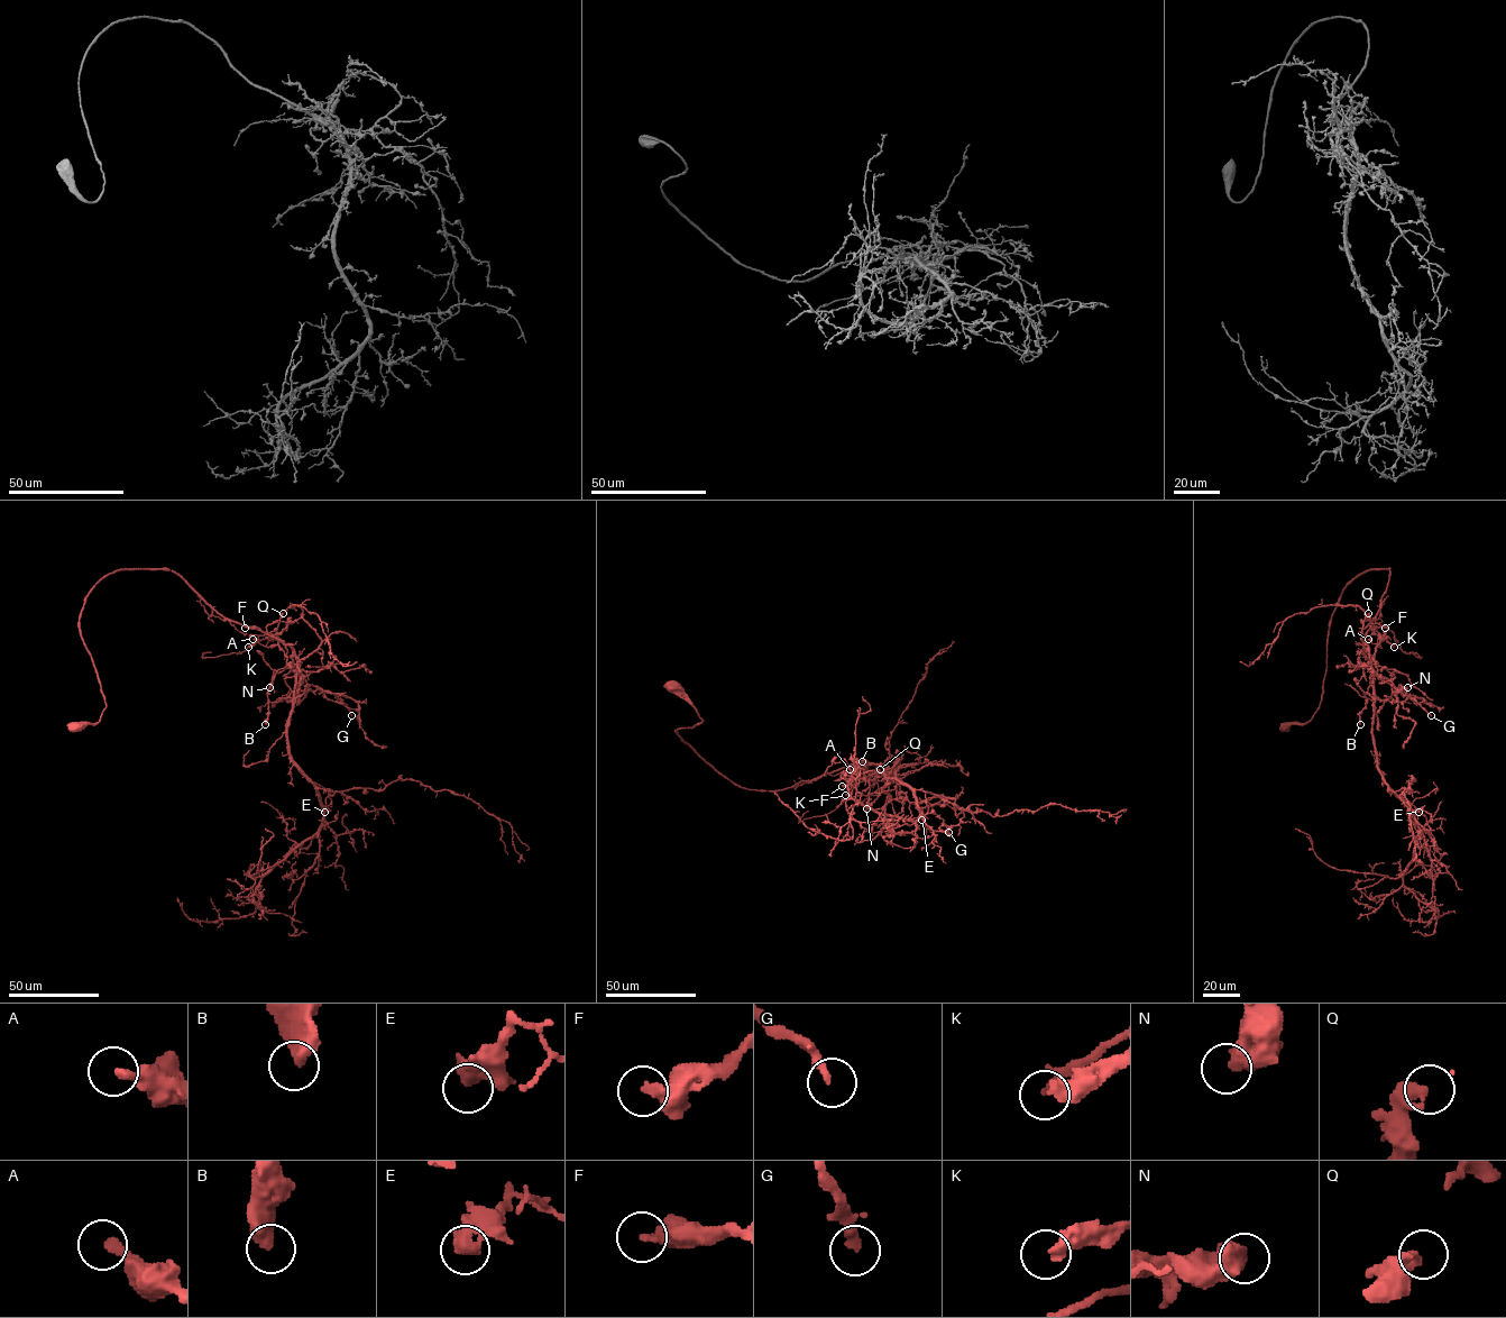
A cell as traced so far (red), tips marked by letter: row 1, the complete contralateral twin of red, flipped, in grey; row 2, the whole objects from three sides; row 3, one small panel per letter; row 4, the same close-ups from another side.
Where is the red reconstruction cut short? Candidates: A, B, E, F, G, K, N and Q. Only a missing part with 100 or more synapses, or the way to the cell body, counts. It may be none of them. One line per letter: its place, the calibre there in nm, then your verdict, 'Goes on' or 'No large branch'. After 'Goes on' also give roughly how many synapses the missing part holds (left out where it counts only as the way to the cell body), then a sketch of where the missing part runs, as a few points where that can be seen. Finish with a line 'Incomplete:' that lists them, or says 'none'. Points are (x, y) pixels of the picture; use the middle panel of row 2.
A: Place: (850, 769). Thickness 280 nm. No large branch
B: Place: (862, 761). Thickness 480 nm. No large branch
E: Place: (921, 820). Thickness 500 nm. No large branch
F: Place: (842, 786). Thickness 320 nm. No large branch
G: Place: (948, 832). Thickness 180 nm. No large branch
K: Place: (845, 795). Thickness 380 nm. No large branch
N: Place: (866, 808). Thickness 600 nm. No large branch
Q: Place: (880, 769). Thickness 440 nm. No large branch
Incomplete: none

